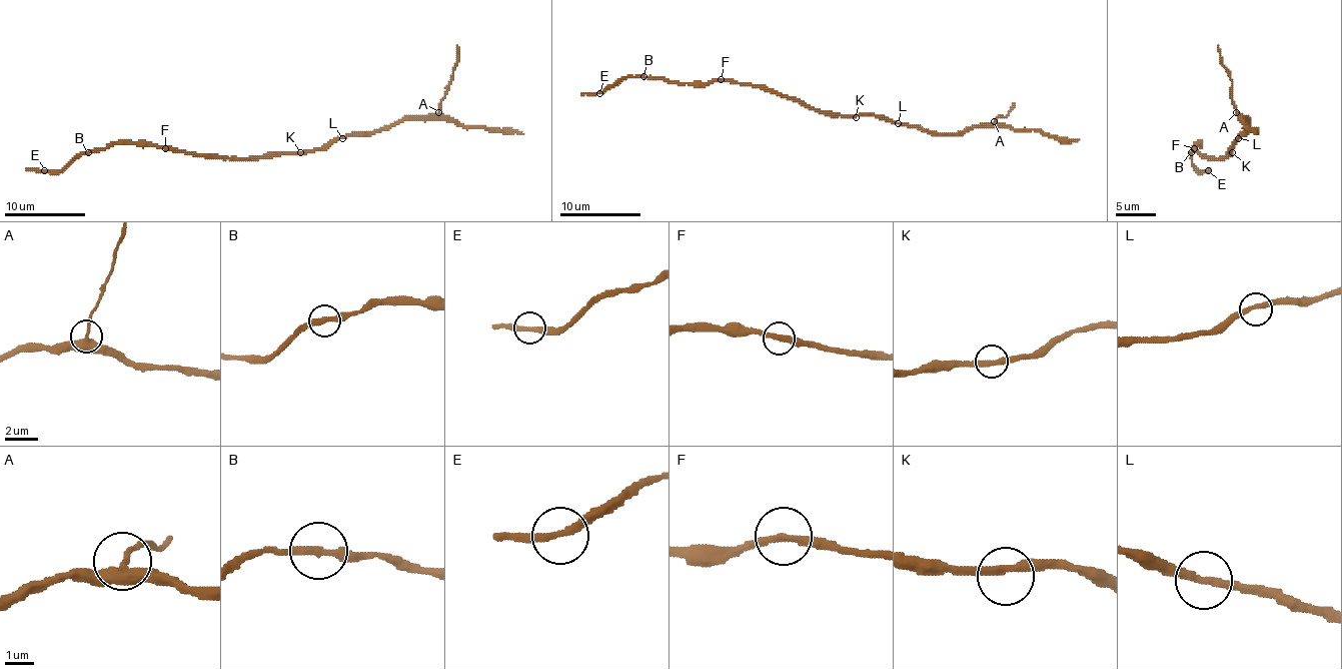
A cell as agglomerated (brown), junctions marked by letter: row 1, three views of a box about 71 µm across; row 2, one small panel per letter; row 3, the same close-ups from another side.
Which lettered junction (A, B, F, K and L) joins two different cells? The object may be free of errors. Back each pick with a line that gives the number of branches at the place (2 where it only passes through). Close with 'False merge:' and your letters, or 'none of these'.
False merge: none of these

